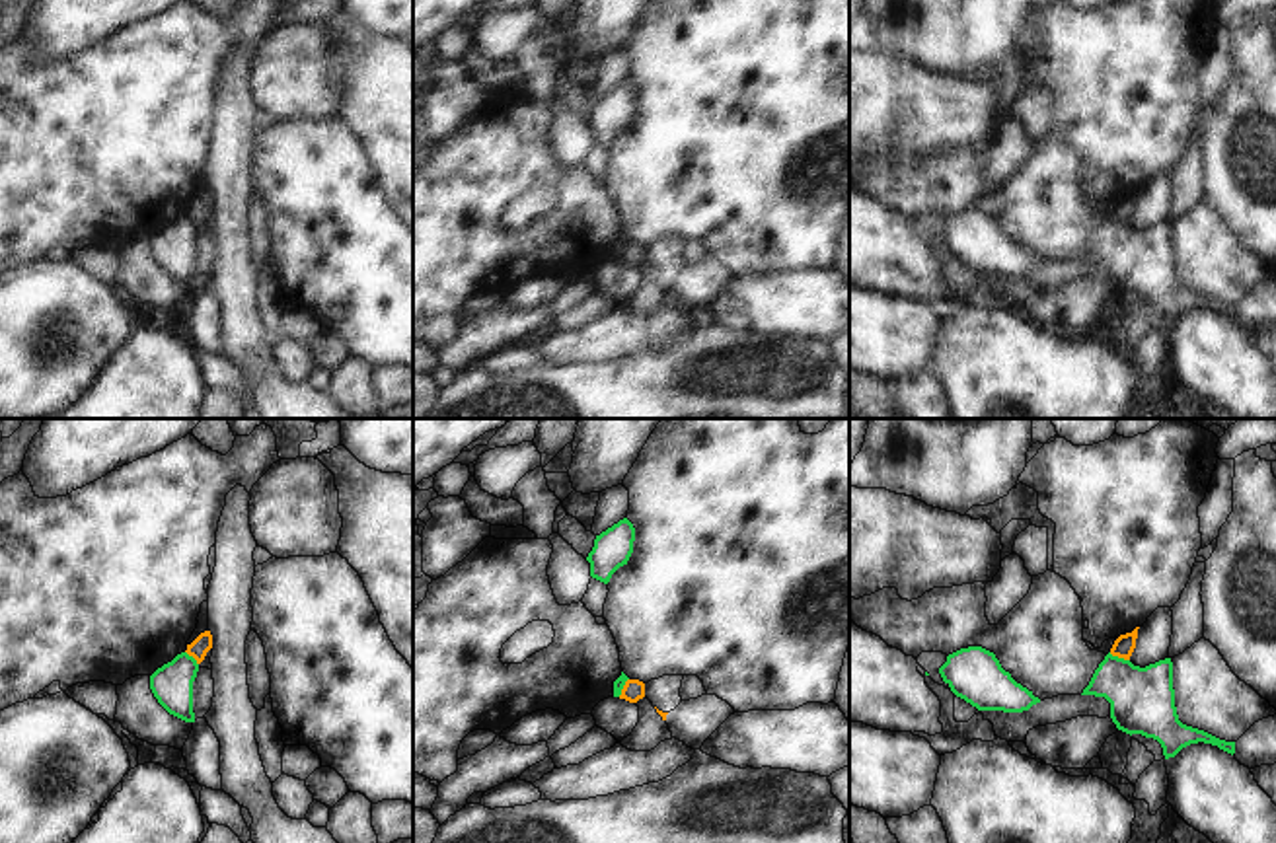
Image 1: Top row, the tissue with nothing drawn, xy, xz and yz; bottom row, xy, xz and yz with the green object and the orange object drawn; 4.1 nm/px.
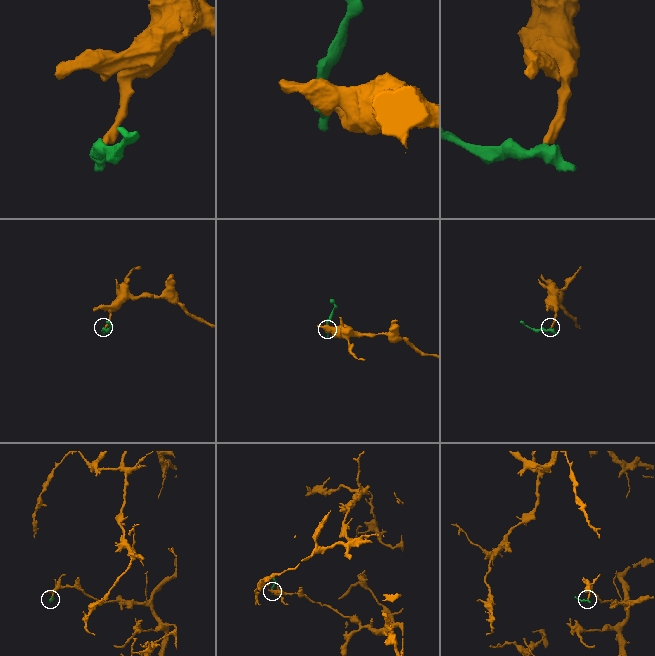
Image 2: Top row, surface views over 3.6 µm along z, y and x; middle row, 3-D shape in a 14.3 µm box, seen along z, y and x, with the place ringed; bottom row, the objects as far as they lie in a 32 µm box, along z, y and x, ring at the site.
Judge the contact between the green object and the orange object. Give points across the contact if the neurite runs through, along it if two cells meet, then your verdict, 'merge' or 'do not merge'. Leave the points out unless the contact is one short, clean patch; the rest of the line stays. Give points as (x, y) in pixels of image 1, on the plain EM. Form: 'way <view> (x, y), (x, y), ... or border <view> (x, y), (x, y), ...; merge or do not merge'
border yz (1109, 217), (1128, 224); do not merge

